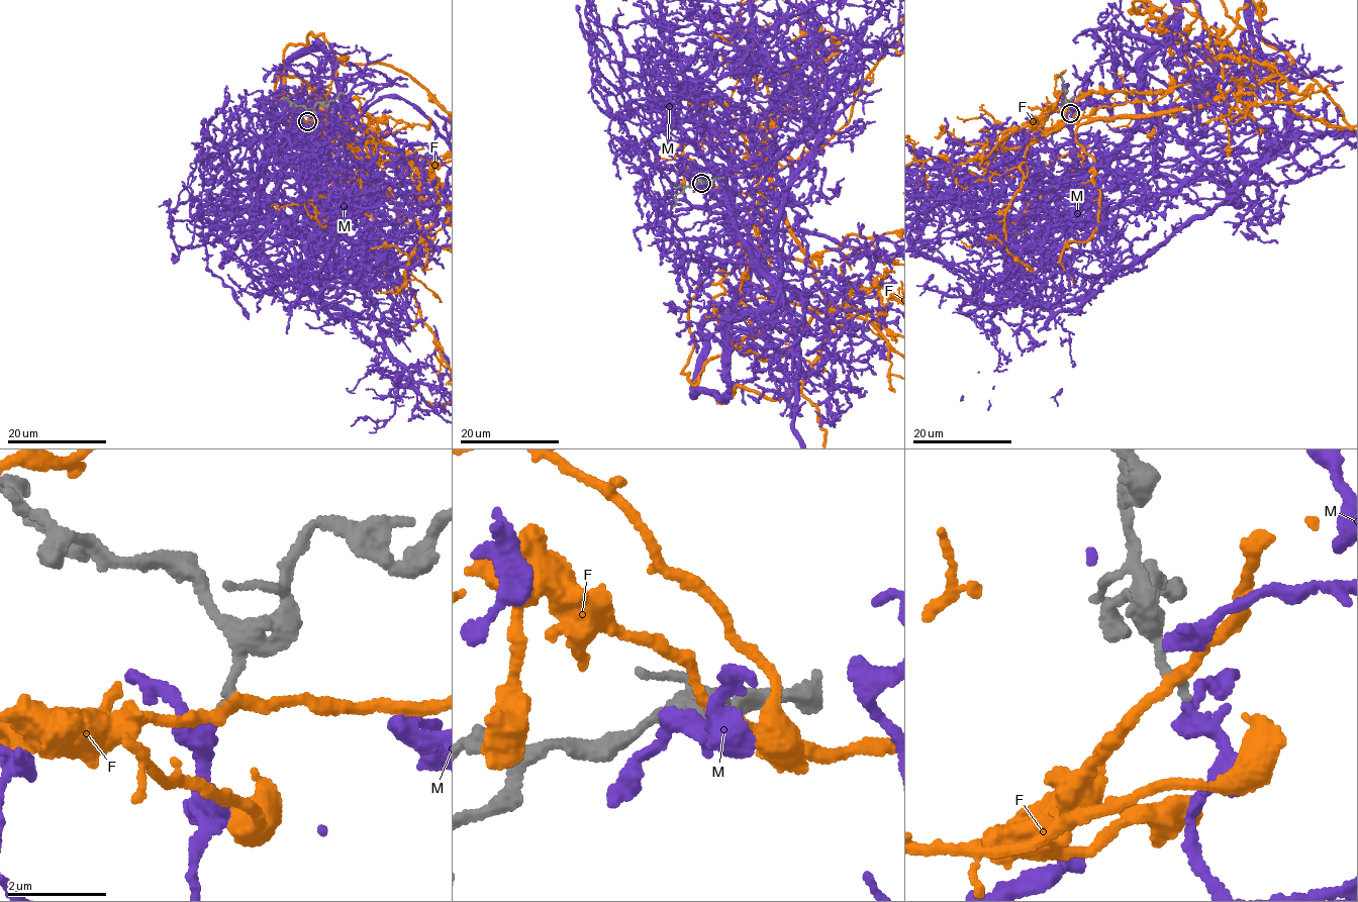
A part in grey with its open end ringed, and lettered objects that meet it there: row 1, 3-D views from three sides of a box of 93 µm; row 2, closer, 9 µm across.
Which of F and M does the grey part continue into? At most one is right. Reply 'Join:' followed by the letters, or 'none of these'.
Join: M

